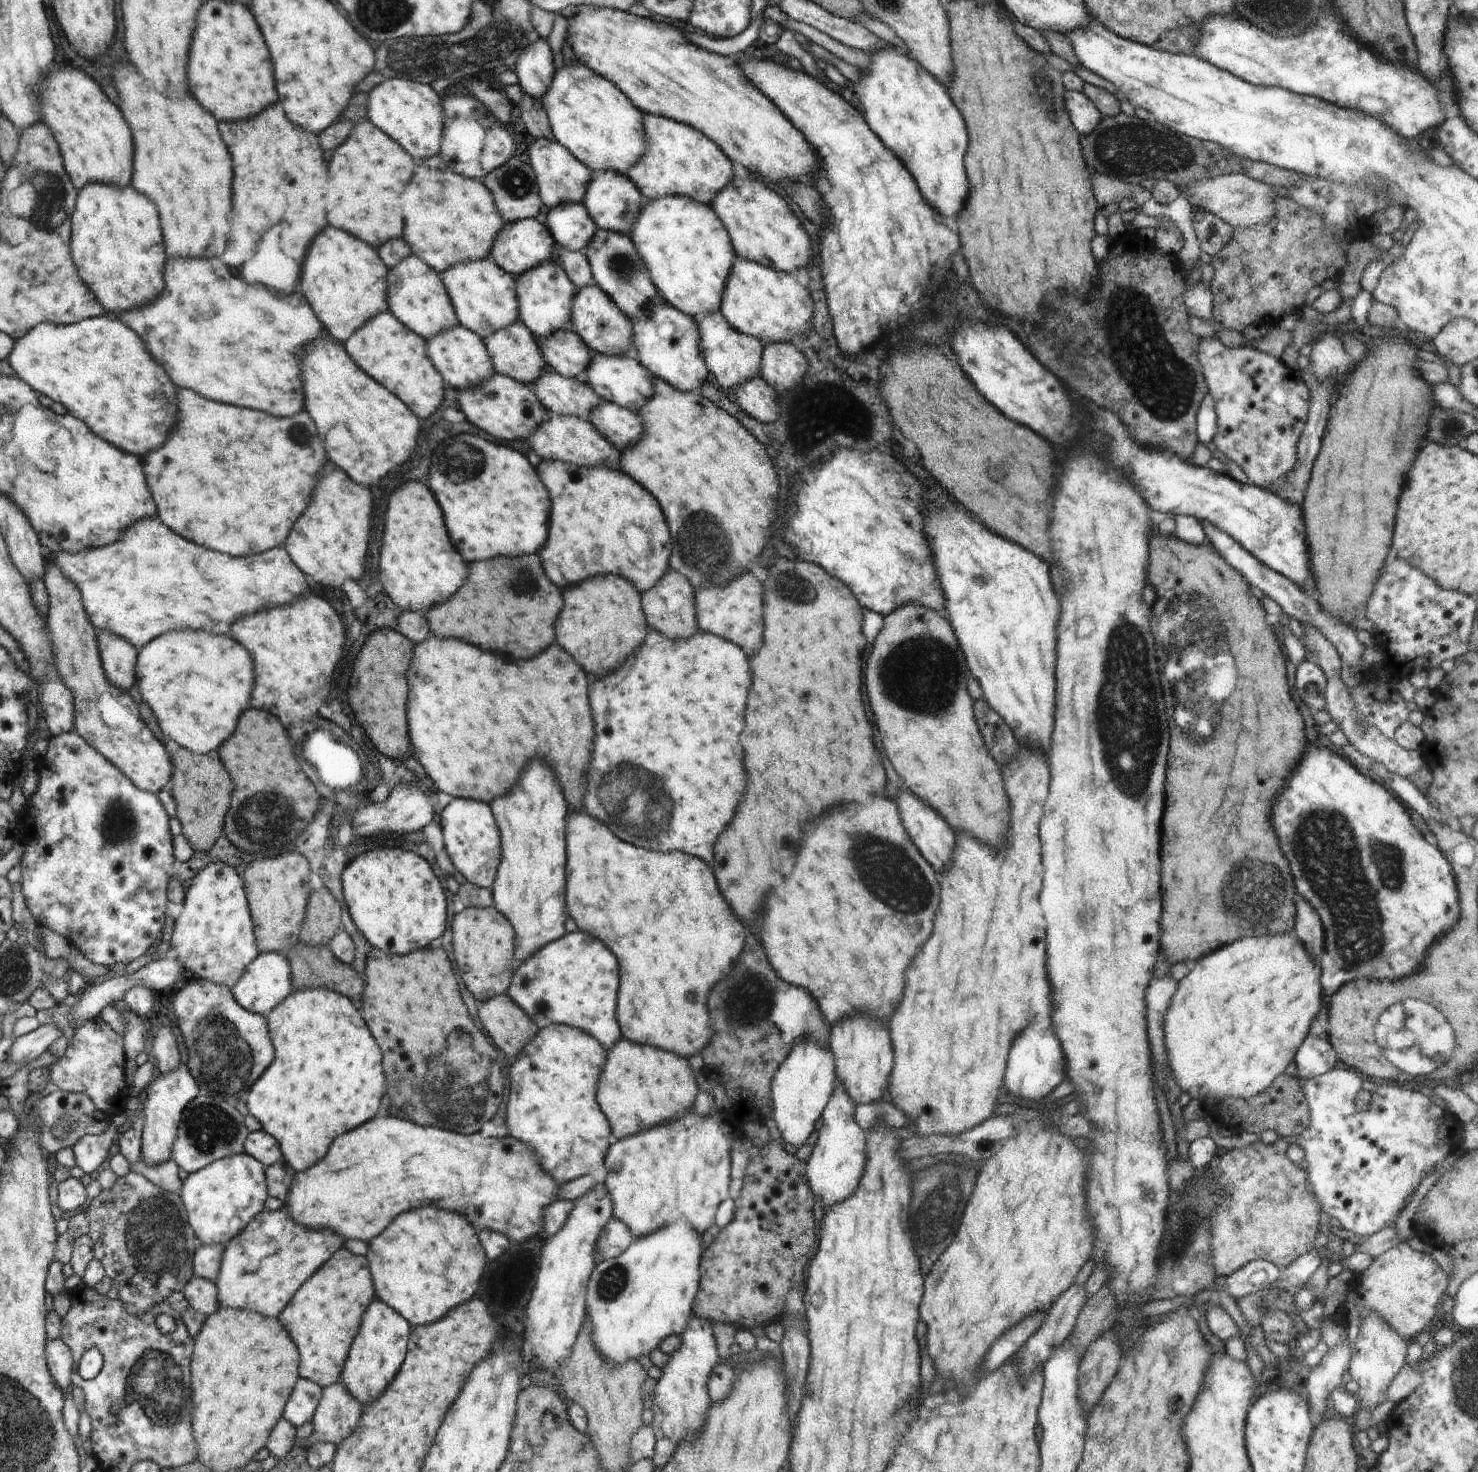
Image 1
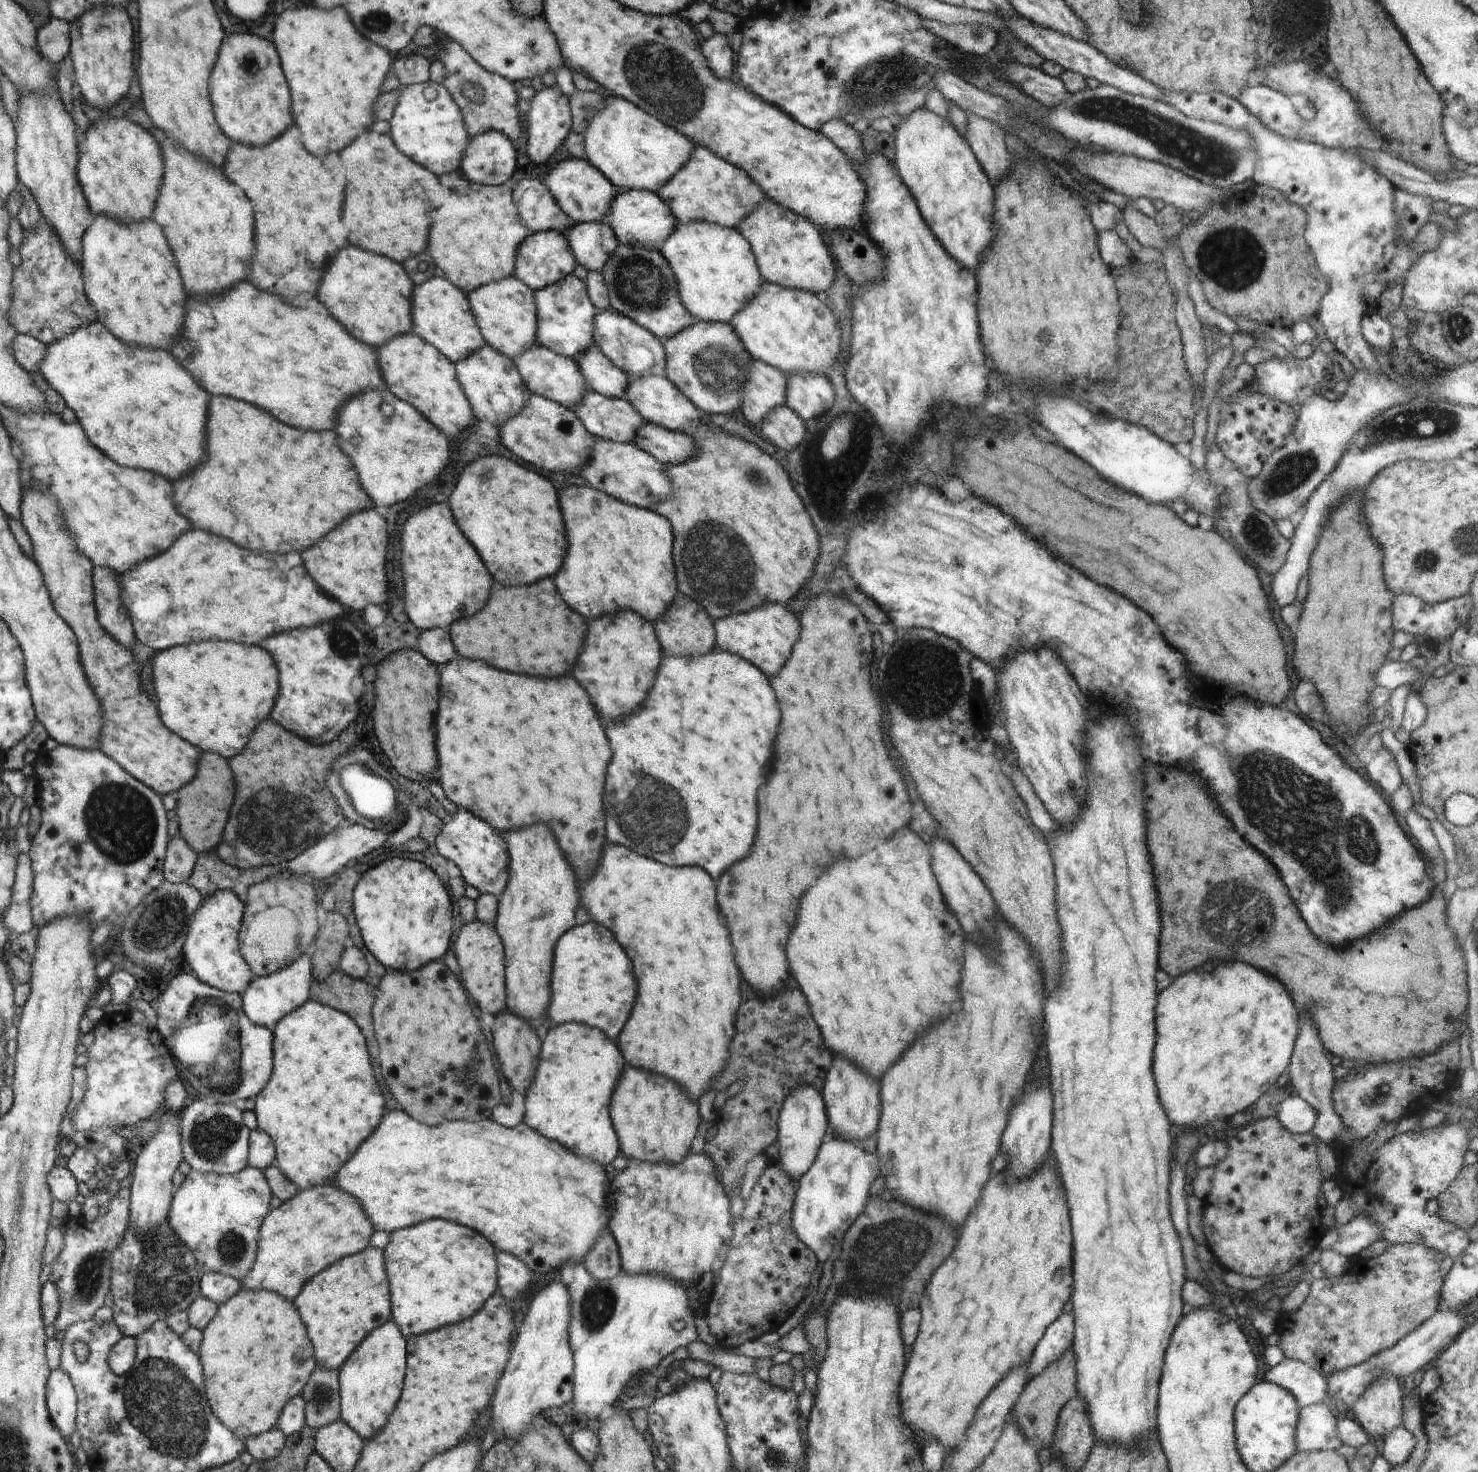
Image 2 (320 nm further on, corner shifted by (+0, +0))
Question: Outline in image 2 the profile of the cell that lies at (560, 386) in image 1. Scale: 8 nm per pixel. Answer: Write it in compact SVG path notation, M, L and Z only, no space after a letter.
M588 388L578 405L570 410L596 438L630 443L646 420L624 398L605 397Z

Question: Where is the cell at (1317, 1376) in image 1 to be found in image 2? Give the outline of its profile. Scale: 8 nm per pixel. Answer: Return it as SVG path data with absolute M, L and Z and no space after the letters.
M1314 1403L1299 1408L1295 1430L1295 1452L1334 1451L1343 1443L1335 1431L1332 1407Z

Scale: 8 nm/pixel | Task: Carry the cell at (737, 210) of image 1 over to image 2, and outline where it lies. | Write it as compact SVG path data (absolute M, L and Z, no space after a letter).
M766 197L737 227L750 243L762 278L779 286L811 293L827 291L834 282L832 257L820 232L806 217Z

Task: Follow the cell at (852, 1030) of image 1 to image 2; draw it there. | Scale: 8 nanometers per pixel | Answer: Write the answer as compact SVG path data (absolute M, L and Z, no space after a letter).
M834 1056L823 1086L823 1101L830 1128L848 1143L862 1147L862 1142L876 1134L879 1127L881 1100L878 1080L860 1072L861 1068L844 1057Z

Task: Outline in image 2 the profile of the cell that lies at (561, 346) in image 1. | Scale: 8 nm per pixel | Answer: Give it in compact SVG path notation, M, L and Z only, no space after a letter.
M589 345L574 361L579 365L590 389L605 397L623 398L628 388L628 374L608 360L598 346Z

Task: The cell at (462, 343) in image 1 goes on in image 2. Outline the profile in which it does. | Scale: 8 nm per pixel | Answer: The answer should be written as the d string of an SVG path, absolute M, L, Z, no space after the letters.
M485 345L466 359L454 363L459 384L475 409L478 421L490 422L495 426L502 425L527 404L530 390L526 387L515 361L490 345Z

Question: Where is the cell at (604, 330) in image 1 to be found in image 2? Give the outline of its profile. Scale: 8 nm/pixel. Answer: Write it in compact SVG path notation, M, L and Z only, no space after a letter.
M614 310L598 311L595 316L594 345L628 376L667 376L667 359L663 342L631 317Z

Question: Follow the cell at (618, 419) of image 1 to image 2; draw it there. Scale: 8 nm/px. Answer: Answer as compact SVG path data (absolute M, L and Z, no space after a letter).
M654 423L642 425L631 442L668 466L684 463L695 454L695 442L690 434L677 433Z

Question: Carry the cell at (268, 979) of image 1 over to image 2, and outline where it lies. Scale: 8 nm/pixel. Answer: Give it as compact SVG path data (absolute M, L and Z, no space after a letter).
M311 953L300 956L288 967L282 967L270 975L256 977L243 996L243 1009L254 1024L267 1027L278 1024L279 1020L302 1007L312 986L313 966L310 966Z

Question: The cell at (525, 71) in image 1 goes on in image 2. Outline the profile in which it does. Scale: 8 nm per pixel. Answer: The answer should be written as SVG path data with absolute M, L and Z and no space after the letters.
M545 87L531 100L527 153L535 164L546 163L570 133L570 106L561 92Z

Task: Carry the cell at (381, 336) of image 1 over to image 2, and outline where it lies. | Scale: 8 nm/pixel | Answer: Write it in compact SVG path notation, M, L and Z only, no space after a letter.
M413 333L398 335L382 347L376 347L377 359L387 389L400 400L411 404L432 424L447 432L448 436L460 434L472 420L470 401L460 386L455 363L422 337Z

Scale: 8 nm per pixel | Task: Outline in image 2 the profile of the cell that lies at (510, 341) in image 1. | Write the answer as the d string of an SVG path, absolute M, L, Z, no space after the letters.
M534 344L528 351L524 351L513 360L530 392L556 401L568 409L578 405L583 393L589 388L579 365L570 357L552 352L552 349Z

